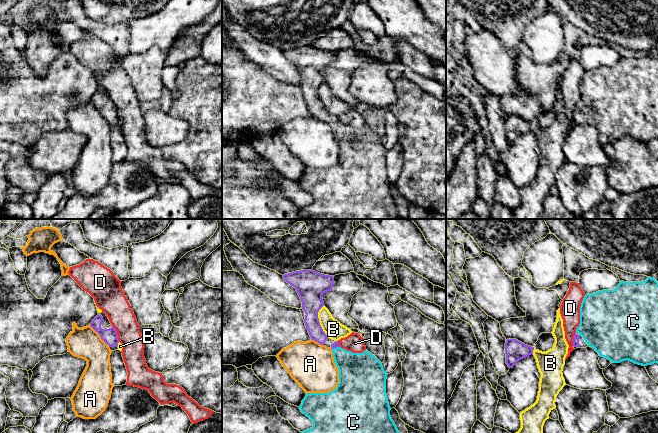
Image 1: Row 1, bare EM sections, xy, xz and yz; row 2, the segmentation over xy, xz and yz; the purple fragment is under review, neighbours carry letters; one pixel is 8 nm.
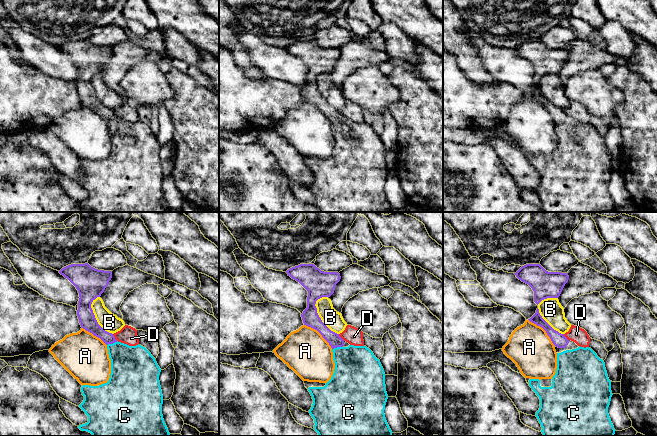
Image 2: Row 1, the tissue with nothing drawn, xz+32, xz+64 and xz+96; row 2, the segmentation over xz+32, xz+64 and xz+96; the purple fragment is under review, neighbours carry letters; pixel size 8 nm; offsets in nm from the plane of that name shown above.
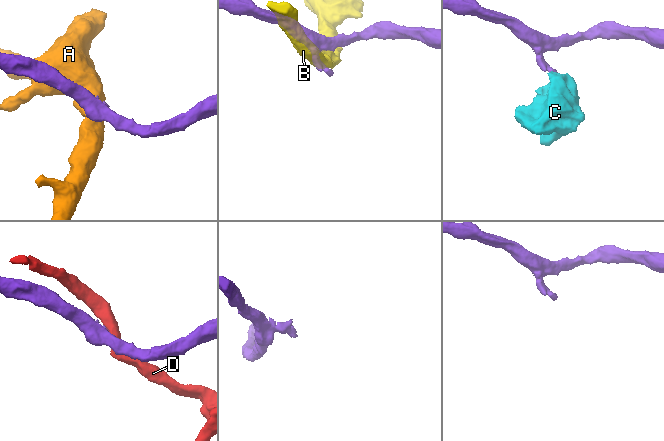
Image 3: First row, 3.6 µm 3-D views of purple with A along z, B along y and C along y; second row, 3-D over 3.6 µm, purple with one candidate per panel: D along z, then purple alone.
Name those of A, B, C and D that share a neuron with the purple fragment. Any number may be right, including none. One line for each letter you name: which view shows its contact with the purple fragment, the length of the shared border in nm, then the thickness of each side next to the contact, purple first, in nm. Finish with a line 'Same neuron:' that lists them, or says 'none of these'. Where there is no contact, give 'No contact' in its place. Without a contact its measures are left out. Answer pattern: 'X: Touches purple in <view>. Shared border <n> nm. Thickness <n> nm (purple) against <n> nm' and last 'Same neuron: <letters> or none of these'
C: Touches purple in xz. Shared border 70 nm. Thickness 50 nm (purple) against 280 nm
Same neuron: C

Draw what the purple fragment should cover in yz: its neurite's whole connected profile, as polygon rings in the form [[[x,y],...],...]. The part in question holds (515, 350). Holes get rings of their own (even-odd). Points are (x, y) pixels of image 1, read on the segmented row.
[[[507,339],[505,343],[506,364],[509,368],[521,359],[533,354],[534,347],[525,345],[516,339]]]

